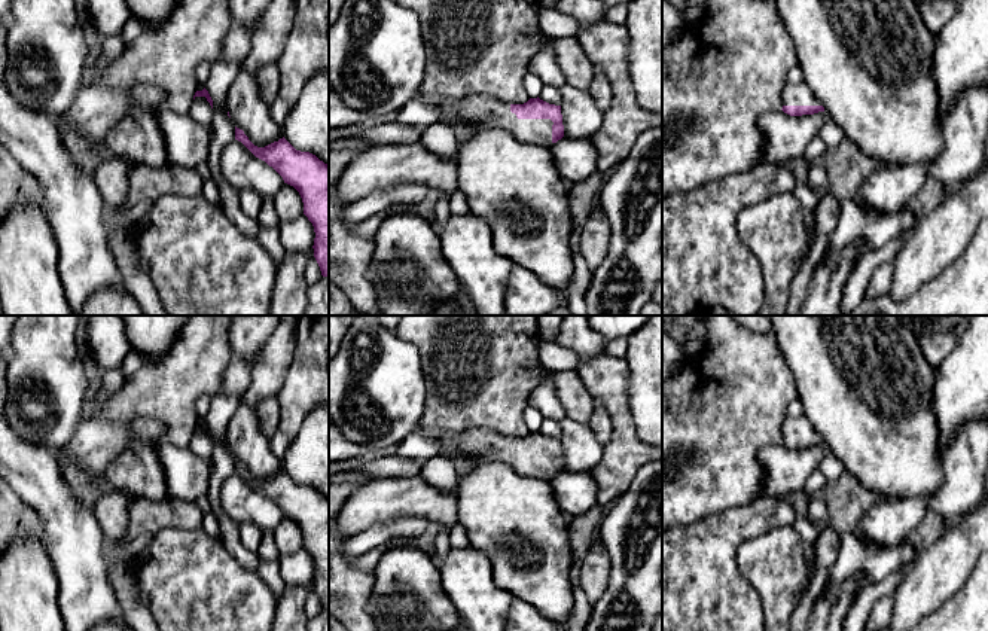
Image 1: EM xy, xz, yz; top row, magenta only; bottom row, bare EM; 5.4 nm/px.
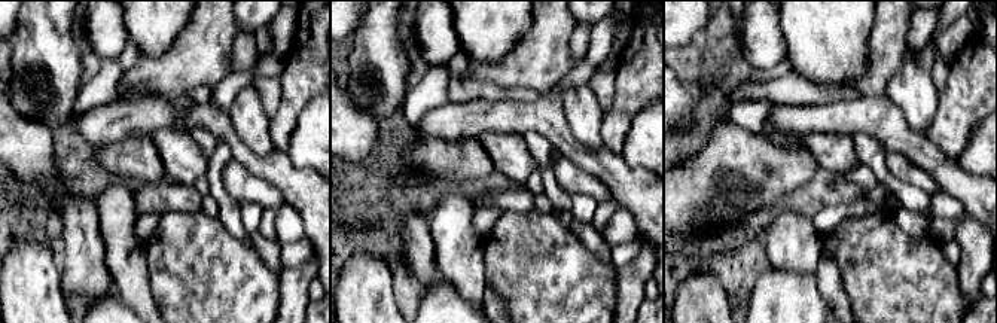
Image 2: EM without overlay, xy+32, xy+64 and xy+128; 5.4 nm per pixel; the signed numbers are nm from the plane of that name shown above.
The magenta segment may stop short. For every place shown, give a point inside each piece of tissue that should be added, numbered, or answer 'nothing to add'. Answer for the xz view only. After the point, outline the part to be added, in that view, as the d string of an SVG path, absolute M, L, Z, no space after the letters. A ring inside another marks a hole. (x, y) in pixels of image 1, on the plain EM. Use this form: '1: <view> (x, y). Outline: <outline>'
1: xz (481, 445). Outline: M420 424L415 432L436 439L440 443L440 455L460 458L463 455L472 460L470 466L487 461L501 461L513 467L515 472L525 476L536 476L551 481L552 458L551 452L518 452L510 445L510 438L498 435L490 429L472 429L467 432L445 432L427 429Z

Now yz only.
1: yz (793, 427). Outline: M786 417L781 424L783 439L823 439L809 420L802 417Z

